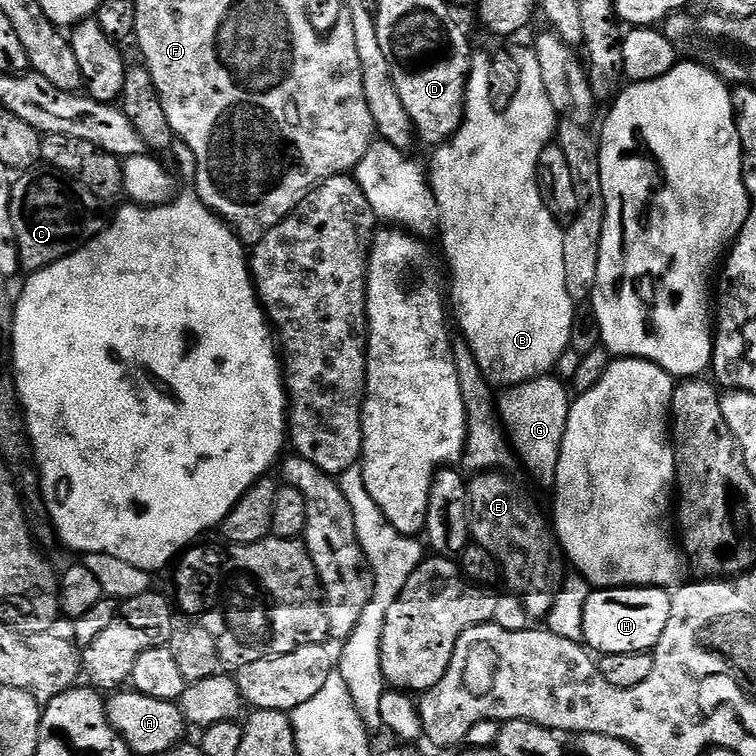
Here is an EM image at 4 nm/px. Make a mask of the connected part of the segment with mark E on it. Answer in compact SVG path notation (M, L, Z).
M489 470L475 473L467 481L467 518L468 531L475 543L486 546L490 554L500 564L503 583L508 583L508 588L518 595L524 596L524 608L532 616L547 617L556 601L556 592L552 583L556 580L556 552L558 556L558 544L554 539L553 529L550 527L550 520L536 509L536 504L511 480L504 476L503 471Z

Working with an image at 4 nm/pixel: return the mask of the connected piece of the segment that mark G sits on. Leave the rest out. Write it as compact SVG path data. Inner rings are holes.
M551 375L540 376L536 380L527 380L525 384L517 384L509 387L508 392L498 400L498 411L500 422L504 425L504 431L508 433L508 439L514 449L518 460L528 467L528 472L540 484L555 485L556 471L558 470L558 458L562 450L562 438L566 434L566 422L568 421L568 410L570 407L570 392L558 381L552 380Z

